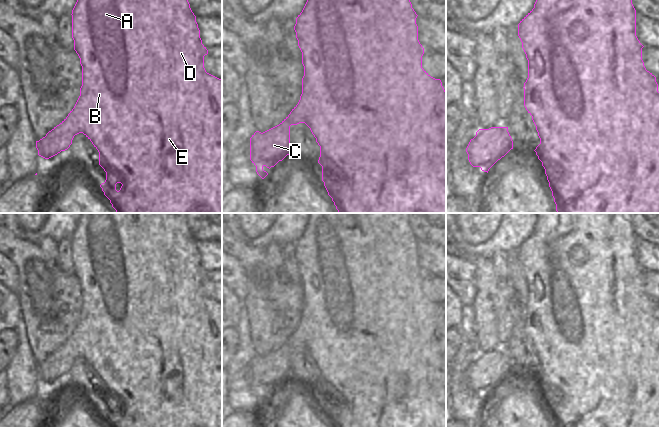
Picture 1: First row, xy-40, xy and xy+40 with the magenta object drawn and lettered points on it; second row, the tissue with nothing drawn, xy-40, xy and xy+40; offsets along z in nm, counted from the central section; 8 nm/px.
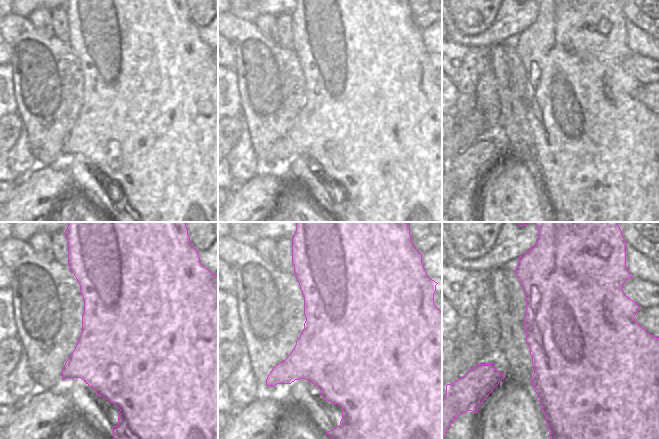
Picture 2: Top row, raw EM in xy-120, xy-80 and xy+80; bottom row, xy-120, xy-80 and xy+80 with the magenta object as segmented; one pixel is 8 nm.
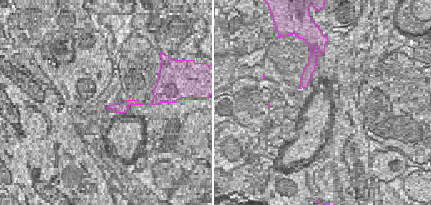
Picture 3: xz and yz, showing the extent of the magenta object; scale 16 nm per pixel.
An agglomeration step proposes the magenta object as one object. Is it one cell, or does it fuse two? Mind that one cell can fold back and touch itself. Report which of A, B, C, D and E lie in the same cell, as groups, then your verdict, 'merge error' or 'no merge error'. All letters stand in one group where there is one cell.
groups A B C D E; no merge error

